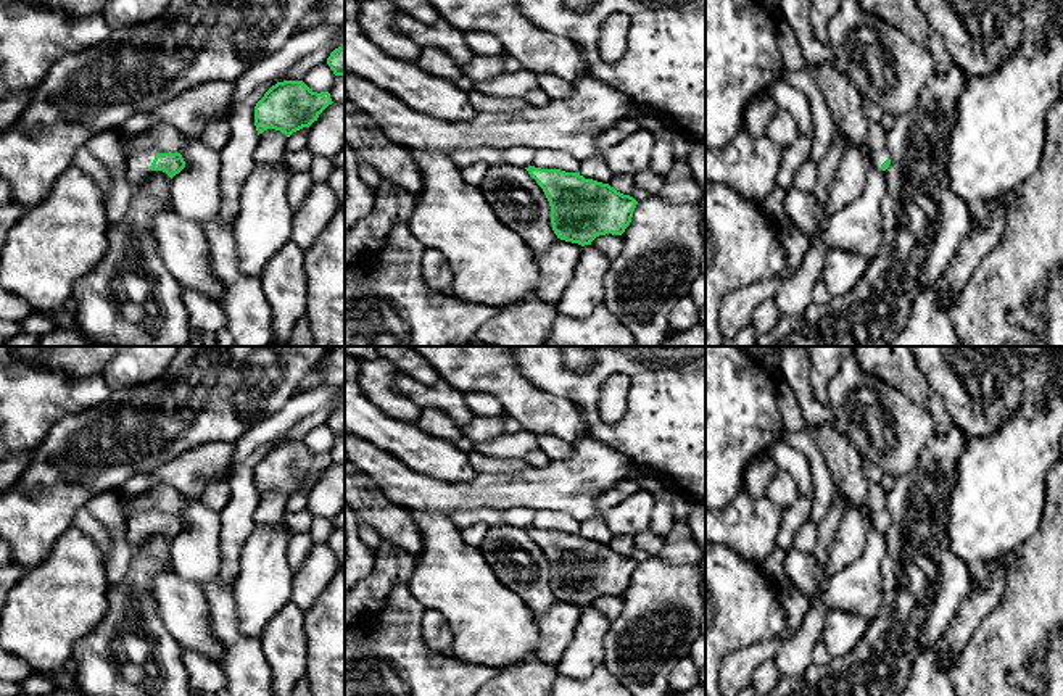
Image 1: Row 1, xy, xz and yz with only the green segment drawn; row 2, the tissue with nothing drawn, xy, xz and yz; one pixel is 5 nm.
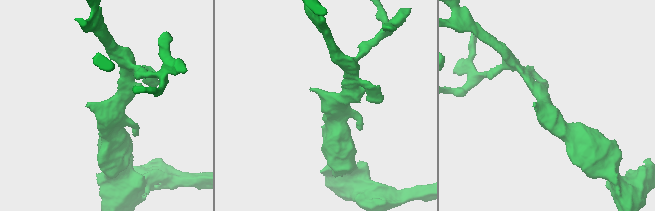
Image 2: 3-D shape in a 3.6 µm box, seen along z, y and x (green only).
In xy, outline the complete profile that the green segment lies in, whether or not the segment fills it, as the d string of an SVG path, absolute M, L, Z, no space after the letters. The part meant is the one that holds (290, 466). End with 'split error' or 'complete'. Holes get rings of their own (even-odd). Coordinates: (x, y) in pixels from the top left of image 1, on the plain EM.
M303 441L277 443L254 467L258 496L275 490L290 498L317 482L332 464L329 453L312 453Z; complete

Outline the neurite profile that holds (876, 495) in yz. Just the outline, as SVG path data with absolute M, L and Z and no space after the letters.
M870 483L867 498L870 514L878 514L887 509L886 495L887 491L879 483Z

